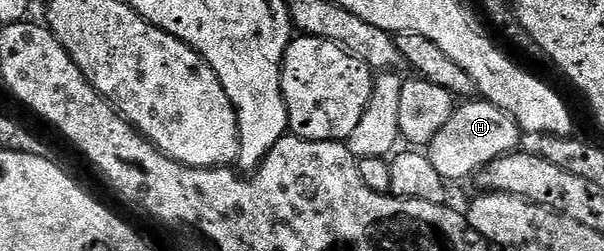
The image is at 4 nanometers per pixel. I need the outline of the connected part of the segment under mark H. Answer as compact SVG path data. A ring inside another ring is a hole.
M467 100L451 113L445 128L437 132L425 153L429 160L433 160L433 168L441 172L443 181L454 184L462 178L474 179L490 162L516 153L520 146L521 131L509 112L486 100Z

